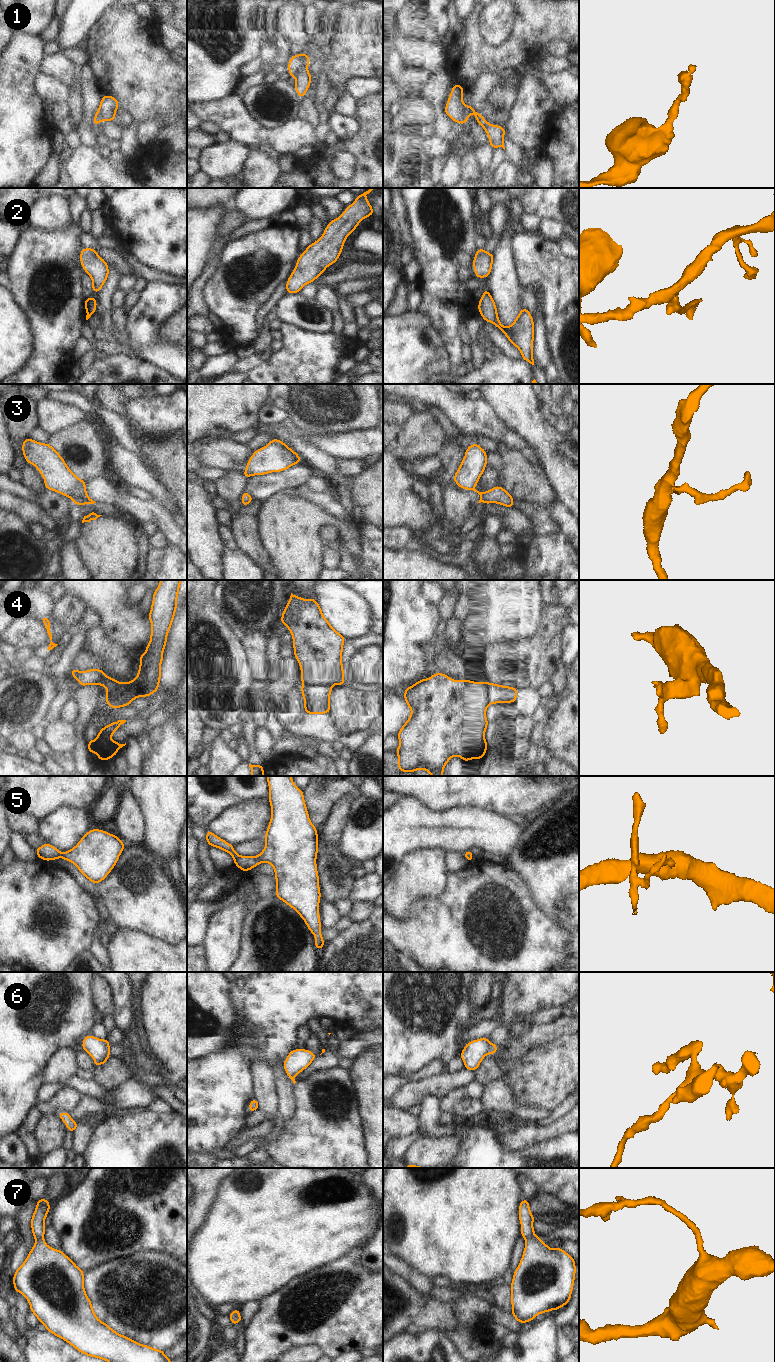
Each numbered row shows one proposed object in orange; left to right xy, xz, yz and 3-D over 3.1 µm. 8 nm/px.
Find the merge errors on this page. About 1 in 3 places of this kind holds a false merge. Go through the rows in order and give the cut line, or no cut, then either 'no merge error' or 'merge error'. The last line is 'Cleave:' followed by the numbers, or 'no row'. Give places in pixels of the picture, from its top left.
1: no cut | no merge error
2: no cut | no merge error
3: yz (474, 487), (472, 489) | merge error
4: xz (330, 685), (302, 686) | merge error
5: no cut | no merge error
6: no cut | no merge error
7: no cut | no merge error
Cleave: 3, 4

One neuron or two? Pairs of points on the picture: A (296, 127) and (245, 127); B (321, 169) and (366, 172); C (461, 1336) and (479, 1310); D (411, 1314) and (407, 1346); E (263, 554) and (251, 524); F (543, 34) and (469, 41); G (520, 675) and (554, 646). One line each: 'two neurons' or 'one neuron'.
A: one neuron
B: one neuron
C: one neuron
D: two neurons
E: one neuron
F: one neuron
G: one neuron

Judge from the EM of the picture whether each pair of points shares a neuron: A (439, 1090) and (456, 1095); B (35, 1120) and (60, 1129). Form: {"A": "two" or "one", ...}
{"A": "two", "B": "two"}

